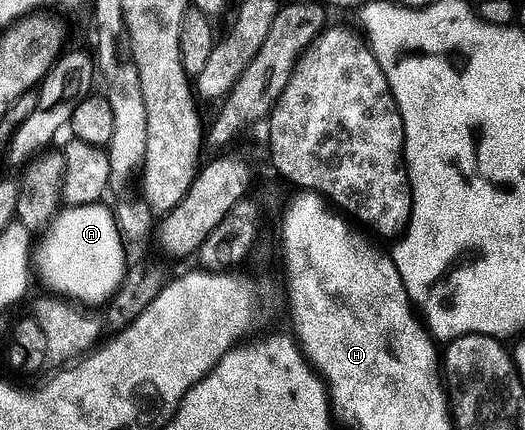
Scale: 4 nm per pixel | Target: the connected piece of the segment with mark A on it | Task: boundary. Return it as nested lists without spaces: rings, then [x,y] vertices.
[[[99,202],[78,207],[63,207],[49,228],[41,233],[39,240],[42,241],[39,244],[37,241],[32,252],[32,268],[37,279],[39,276],[43,286],[50,291],[47,293],[83,306],[106,306],[120,290],[128,271],[128,253],[115,209],[105,208],[104,205],[105,203]]]

